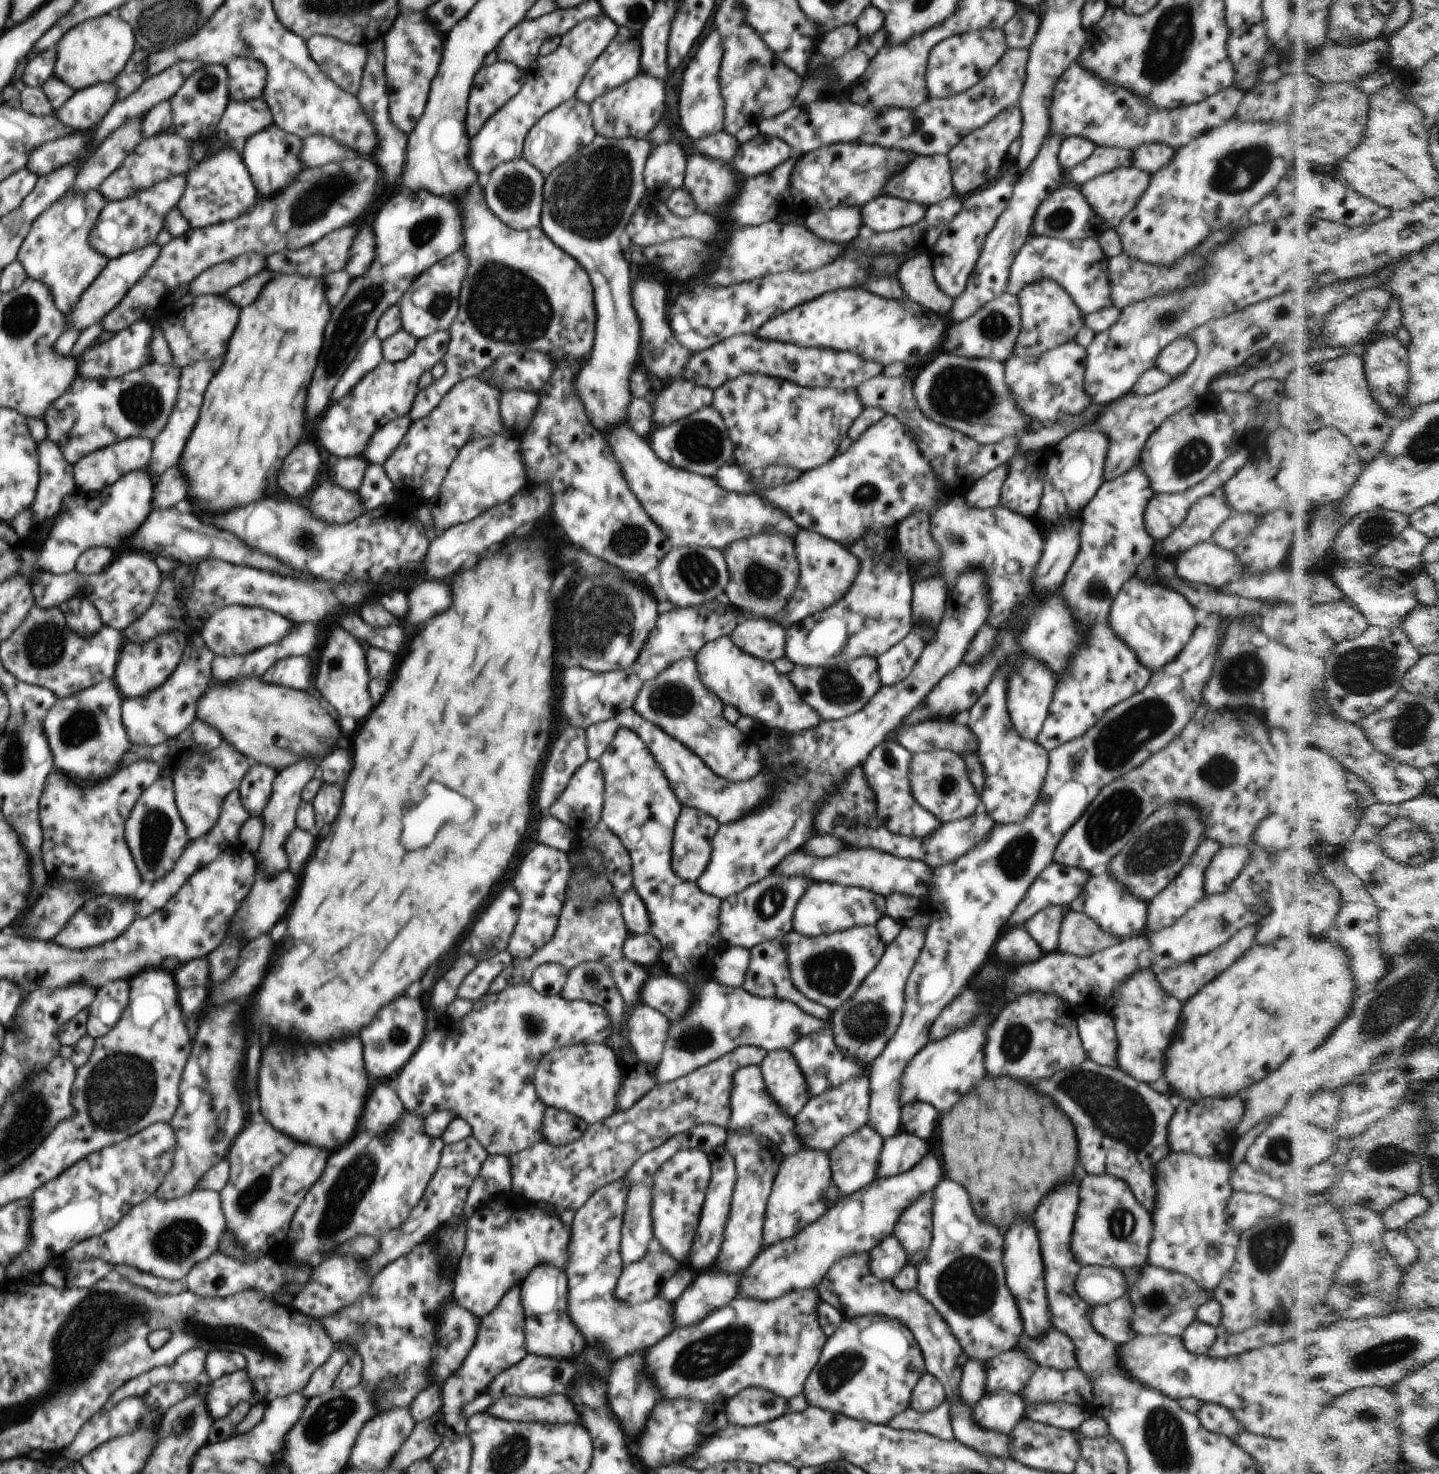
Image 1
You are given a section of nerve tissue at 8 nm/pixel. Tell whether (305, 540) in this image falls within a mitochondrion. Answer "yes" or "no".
yes

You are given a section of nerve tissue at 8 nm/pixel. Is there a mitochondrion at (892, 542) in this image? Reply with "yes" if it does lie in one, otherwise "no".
no

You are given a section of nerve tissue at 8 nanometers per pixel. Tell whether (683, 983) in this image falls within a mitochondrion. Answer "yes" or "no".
no

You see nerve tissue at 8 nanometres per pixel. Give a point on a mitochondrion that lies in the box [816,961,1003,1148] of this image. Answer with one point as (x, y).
(864, 1024)

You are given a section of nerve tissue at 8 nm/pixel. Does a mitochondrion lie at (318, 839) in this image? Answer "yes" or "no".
no

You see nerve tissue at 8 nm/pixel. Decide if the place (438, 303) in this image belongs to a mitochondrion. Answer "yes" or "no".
yes

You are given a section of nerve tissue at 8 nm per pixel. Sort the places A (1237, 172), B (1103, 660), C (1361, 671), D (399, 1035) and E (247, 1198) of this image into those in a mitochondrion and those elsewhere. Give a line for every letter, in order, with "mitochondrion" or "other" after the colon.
A: mitochondrion
B: other
C: mitochondrion
D: mitochondrion
E: mitochondrion

